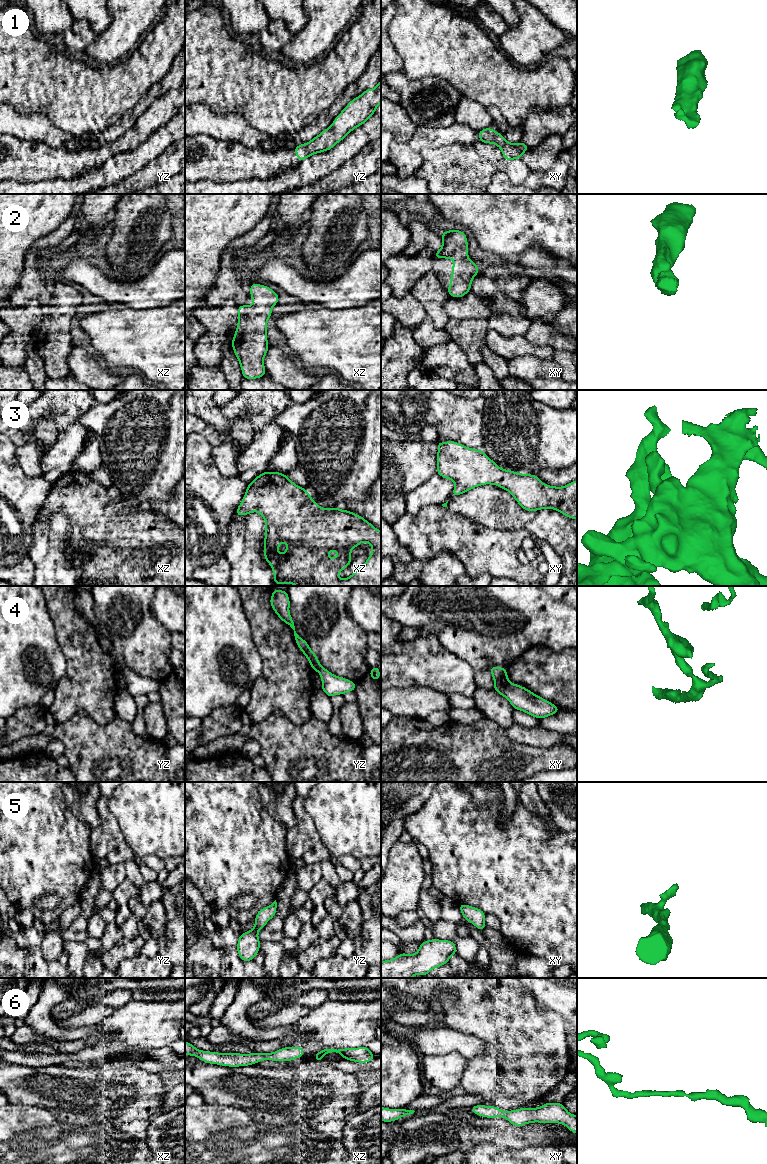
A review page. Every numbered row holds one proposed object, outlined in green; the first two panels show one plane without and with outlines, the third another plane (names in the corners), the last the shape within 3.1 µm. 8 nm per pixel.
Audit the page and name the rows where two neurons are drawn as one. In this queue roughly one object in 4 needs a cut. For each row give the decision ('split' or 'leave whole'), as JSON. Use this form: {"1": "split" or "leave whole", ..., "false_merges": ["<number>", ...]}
{"1": "leave whole", "2": "leave whole", "3": "leave whole", "4": "split", "5": "leave whole", "6": "leave whole", "false_merges": ["4"]}

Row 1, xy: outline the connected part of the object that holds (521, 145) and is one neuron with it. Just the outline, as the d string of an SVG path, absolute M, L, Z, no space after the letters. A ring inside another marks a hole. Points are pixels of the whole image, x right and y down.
M489 127L479 131L478 137L479 140L485 144L493 143L498 146L506 161L521 159L523 153L529 150L528 145L522 141L518 144L507 142L502 134Z

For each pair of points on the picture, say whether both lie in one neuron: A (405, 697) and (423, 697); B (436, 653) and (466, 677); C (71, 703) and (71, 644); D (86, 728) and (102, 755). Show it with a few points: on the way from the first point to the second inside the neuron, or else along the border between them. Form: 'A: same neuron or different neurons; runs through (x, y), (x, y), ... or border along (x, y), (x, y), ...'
A: same neuron; runs through (409, 697), (419, 697)
B: same neuron; runs through (443, 660), (459, 676)
C: same neuron; runs through (74, 688), (74, 659)
D: same neuron; runs through (86, 735), (86, 739), (95, 748)

